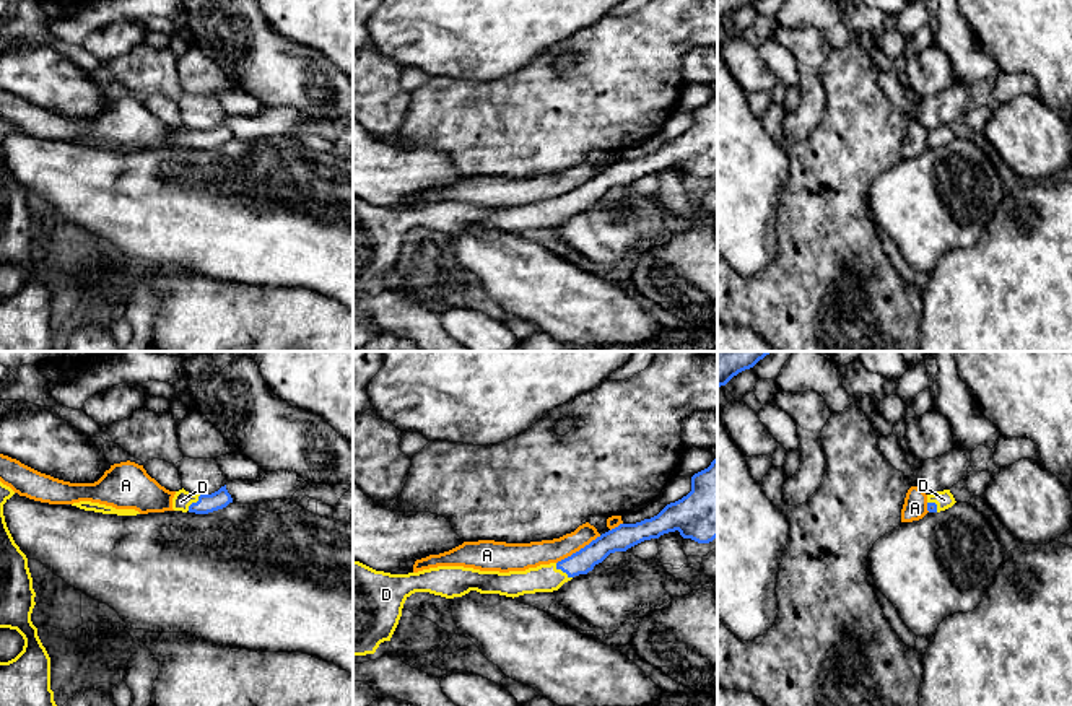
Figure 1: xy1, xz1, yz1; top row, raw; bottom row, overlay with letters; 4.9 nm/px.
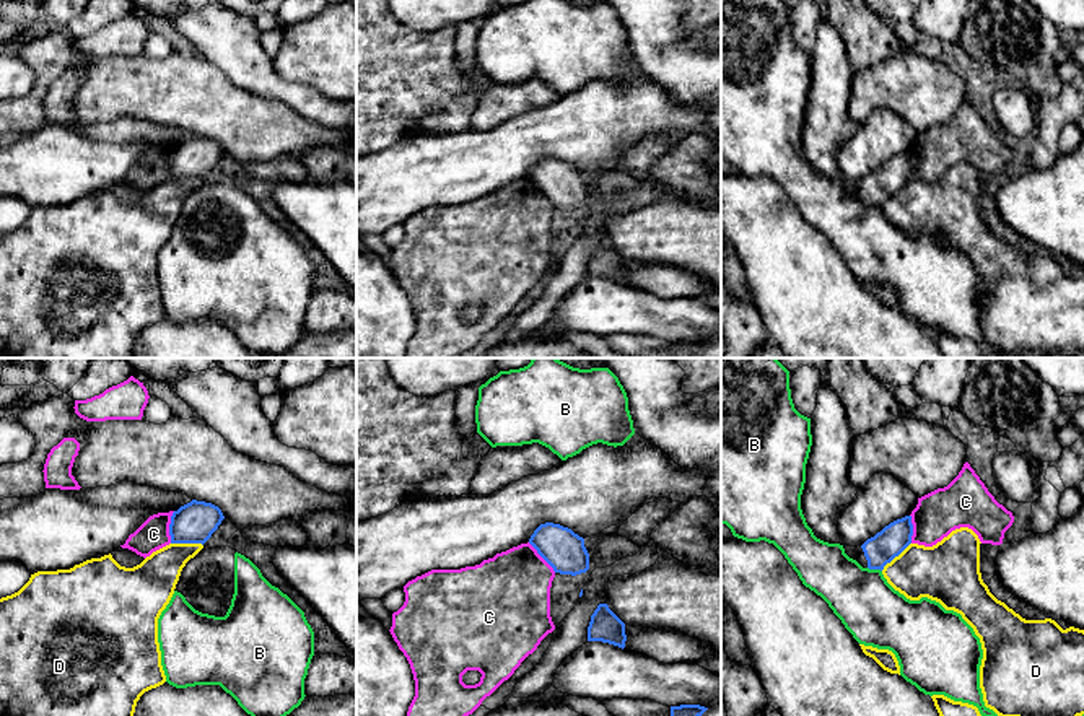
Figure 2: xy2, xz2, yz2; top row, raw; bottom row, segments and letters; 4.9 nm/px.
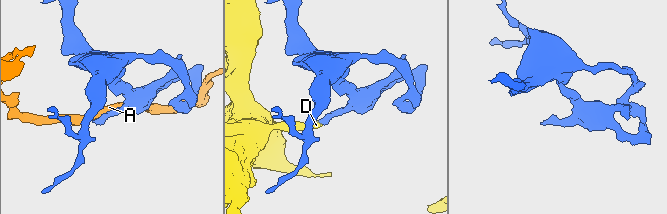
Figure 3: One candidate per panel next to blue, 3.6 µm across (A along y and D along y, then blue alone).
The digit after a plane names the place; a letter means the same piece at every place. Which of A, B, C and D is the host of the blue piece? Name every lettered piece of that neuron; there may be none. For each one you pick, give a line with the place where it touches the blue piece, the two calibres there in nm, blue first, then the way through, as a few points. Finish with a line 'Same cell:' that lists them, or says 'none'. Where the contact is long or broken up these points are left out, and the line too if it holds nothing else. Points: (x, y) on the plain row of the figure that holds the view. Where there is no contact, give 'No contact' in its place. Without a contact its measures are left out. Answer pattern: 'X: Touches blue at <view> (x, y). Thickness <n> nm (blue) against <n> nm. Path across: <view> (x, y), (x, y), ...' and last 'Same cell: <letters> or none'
Same cell: none

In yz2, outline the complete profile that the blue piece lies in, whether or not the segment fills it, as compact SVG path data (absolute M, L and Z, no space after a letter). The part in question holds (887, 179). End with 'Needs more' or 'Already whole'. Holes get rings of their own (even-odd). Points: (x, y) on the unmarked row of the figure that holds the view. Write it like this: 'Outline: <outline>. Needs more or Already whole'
Outline: M828 16L819 23L817 42L811 52L811 70L812 81L801 130L807 161L817 174L840 179L845 189L863 203L882 207L911 179L911 151L890 158L858 182L845 181L840 174L838 151L858 129L848 112L855 70L843 37Z. Needs more

